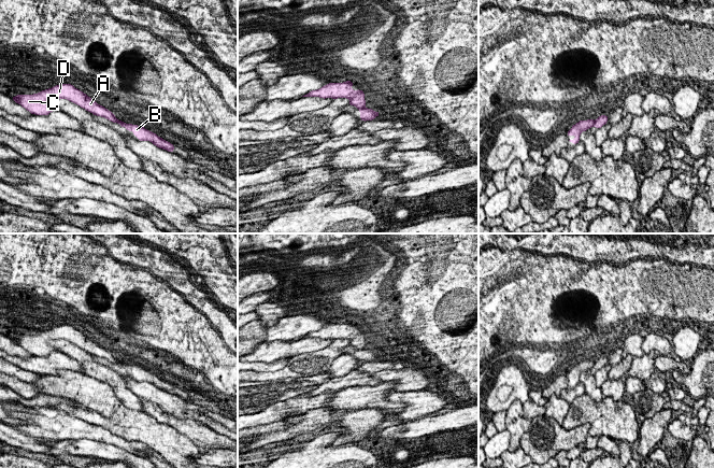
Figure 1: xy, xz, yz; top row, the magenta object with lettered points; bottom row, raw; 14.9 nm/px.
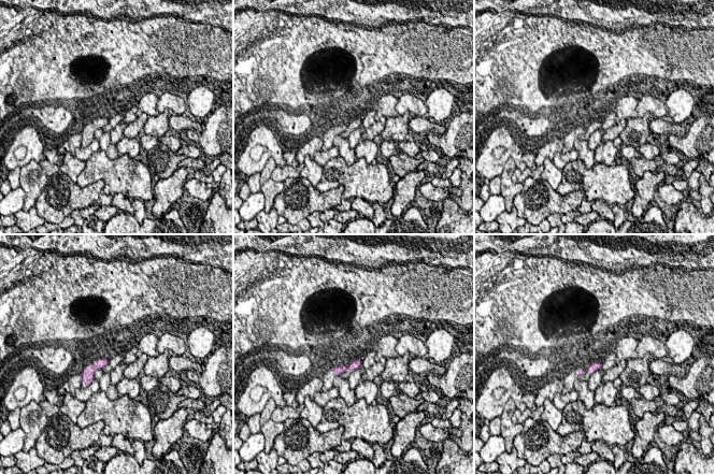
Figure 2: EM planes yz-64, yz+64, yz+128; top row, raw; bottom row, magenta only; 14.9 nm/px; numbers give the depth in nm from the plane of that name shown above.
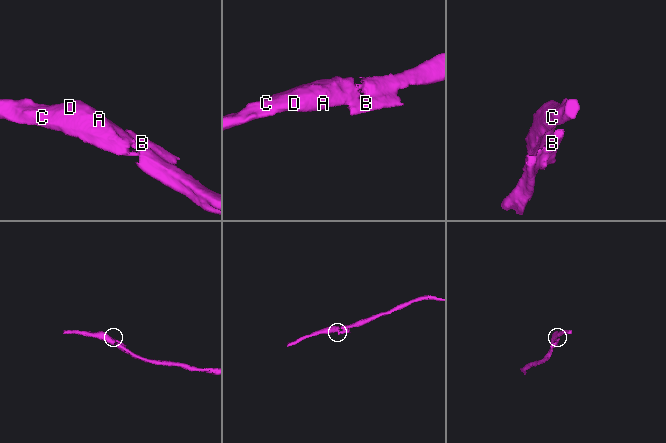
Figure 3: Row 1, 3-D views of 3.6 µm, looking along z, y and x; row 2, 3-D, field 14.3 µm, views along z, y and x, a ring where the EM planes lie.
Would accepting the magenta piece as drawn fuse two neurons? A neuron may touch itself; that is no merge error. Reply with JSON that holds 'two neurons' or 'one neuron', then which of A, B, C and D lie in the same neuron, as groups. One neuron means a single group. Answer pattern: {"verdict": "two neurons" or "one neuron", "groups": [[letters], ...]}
{"verdict": "two neurons", "groups": [["A", "C", "D"], ["B"]]}

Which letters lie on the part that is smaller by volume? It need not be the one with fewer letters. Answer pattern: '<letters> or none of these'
B

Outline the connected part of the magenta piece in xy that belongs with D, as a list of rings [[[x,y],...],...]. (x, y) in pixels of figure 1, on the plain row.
[[[59,325],[38,335],[17,336],[12,338],[12,340],[31,355],[35,356],[48,356],[52,352],[59,352],[59,350],[52,346],[49,342],[52,340],[67,340],[86,352],[89,352],[94,356],[104,358],[117,365],[122,363],[114,357],[114,354],[99,346],[95,341],[71,325]]]

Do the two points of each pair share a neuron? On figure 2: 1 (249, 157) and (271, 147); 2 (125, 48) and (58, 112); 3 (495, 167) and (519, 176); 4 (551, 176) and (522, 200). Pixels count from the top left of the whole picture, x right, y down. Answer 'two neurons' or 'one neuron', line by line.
1: one neuron
2: two neurons
3: two neurons
4: two neurons

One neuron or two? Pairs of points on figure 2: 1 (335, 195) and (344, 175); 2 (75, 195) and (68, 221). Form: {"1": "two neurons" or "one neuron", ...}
{"1": "two neurons", "2": "two neurons"}

